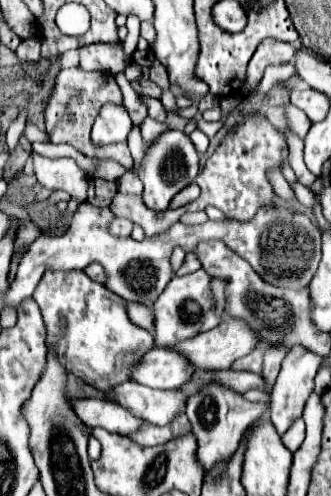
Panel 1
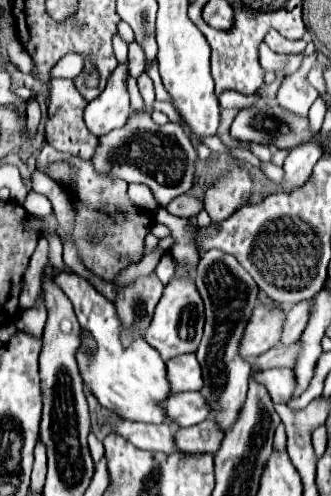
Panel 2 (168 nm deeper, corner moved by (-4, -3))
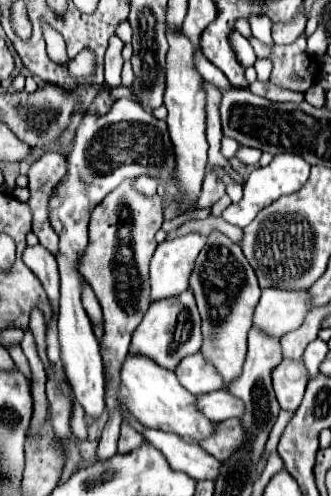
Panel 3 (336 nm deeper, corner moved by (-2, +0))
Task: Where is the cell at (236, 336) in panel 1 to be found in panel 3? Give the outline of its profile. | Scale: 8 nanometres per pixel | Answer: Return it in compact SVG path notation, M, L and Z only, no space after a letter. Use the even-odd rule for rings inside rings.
M276 288L262 290L262 298L254 312L254 328L274 338L282 338L284 334L296 330L310 310L310 304L306 304L306 296L310 294L282 292Z

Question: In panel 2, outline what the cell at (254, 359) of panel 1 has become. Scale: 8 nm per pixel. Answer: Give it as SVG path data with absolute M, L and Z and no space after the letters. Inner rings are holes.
M300 339L296 343L292 343L290 347L278 345L272 347L270 351L258 355L258 359L252 359L252 367L258 369L272 369L272 367L292 367L292 363L296 361L296 351L300 351Z

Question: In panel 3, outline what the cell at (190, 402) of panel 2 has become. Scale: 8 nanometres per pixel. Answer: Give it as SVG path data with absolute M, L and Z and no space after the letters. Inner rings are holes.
M214 390L214 392L198 396L196 408L212 422L242 416L242 402L234 396L230 396L230 392L226 392L226 390Z

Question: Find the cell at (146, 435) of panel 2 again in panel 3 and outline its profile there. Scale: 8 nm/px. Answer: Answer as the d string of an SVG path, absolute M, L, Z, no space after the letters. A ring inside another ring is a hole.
M144 428L142 436L166 456L170 468L186 472L194 480L216 480L220 472L220 462L214 460L208 452L202 452L202 448L196 442L184 442L172 432L154 428Z

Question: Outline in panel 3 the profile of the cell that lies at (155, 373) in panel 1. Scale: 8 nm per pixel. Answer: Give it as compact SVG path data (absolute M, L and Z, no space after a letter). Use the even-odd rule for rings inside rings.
M202 354L186 356L184 360L180 360L174 372L180 384L194 396L222 388L222 378L218 376L218 372L214 372L214 368L210 368L210 364L202 360Z

